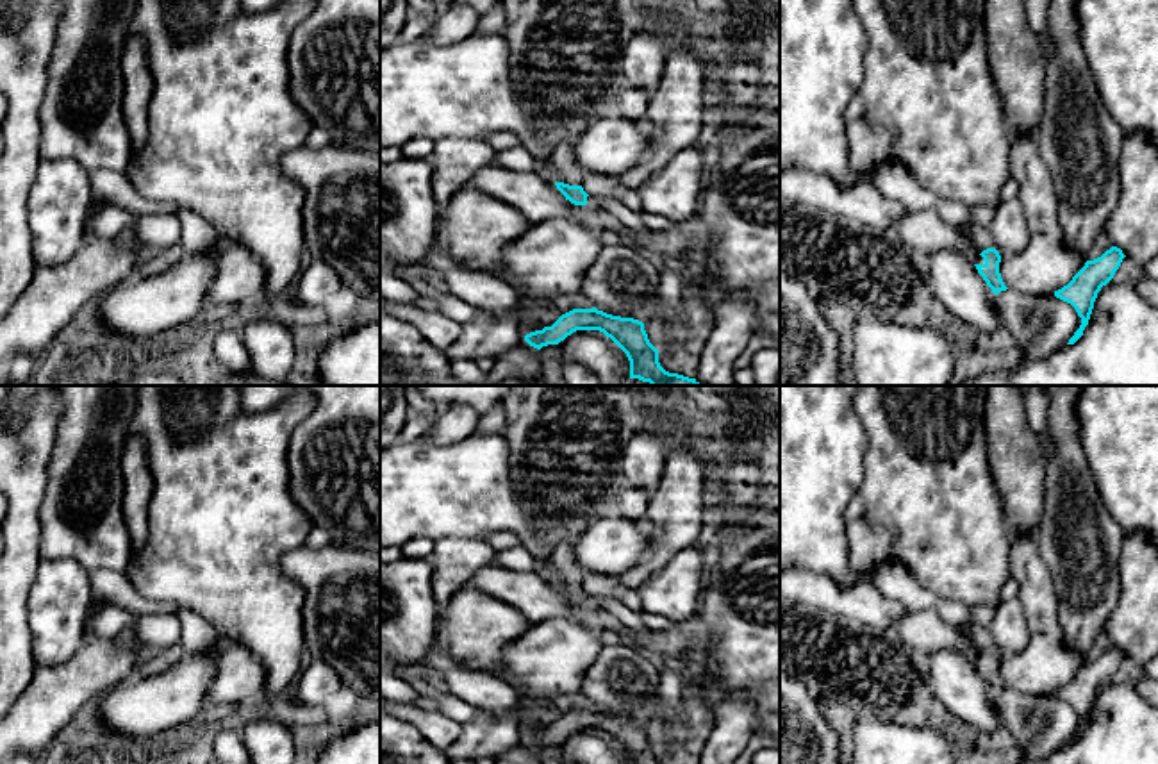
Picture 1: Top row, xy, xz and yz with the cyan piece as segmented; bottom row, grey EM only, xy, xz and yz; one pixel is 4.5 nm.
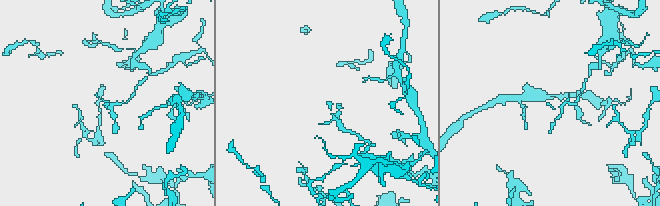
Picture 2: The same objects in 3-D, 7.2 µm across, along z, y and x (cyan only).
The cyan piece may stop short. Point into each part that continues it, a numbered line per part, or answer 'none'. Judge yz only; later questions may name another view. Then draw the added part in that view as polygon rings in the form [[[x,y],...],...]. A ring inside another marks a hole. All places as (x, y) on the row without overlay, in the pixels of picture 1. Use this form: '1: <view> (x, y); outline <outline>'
1: yz (926, 631); outline [[[935,609],[908,610],[890,628],[894,635],[922,653],[956,650],[974,664],[985,664],[965,641],[958,637],[947,618]]]

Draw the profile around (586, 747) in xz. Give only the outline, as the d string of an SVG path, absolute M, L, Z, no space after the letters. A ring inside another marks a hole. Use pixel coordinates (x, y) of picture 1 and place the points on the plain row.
M576 730L558 743L558 760L578 764L630 764L626 753L598 730Z

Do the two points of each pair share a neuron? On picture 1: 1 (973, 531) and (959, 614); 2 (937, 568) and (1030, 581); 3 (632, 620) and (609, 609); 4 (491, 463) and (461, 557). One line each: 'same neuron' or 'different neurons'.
1: different neurons
2: different neurons
3: same neuron
4: different neurons

